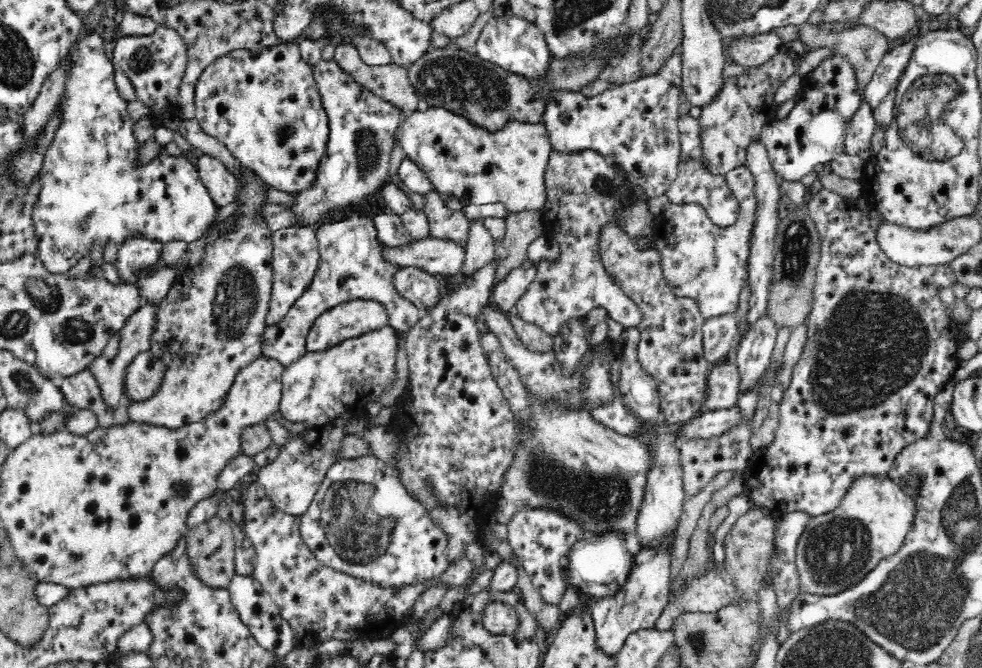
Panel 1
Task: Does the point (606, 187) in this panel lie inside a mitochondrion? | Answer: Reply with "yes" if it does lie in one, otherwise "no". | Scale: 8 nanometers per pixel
yes

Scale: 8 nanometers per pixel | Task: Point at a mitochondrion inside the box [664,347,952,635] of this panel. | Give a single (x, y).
(836, 553)

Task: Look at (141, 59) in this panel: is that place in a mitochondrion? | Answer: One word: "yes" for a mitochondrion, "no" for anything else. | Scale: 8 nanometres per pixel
yes

